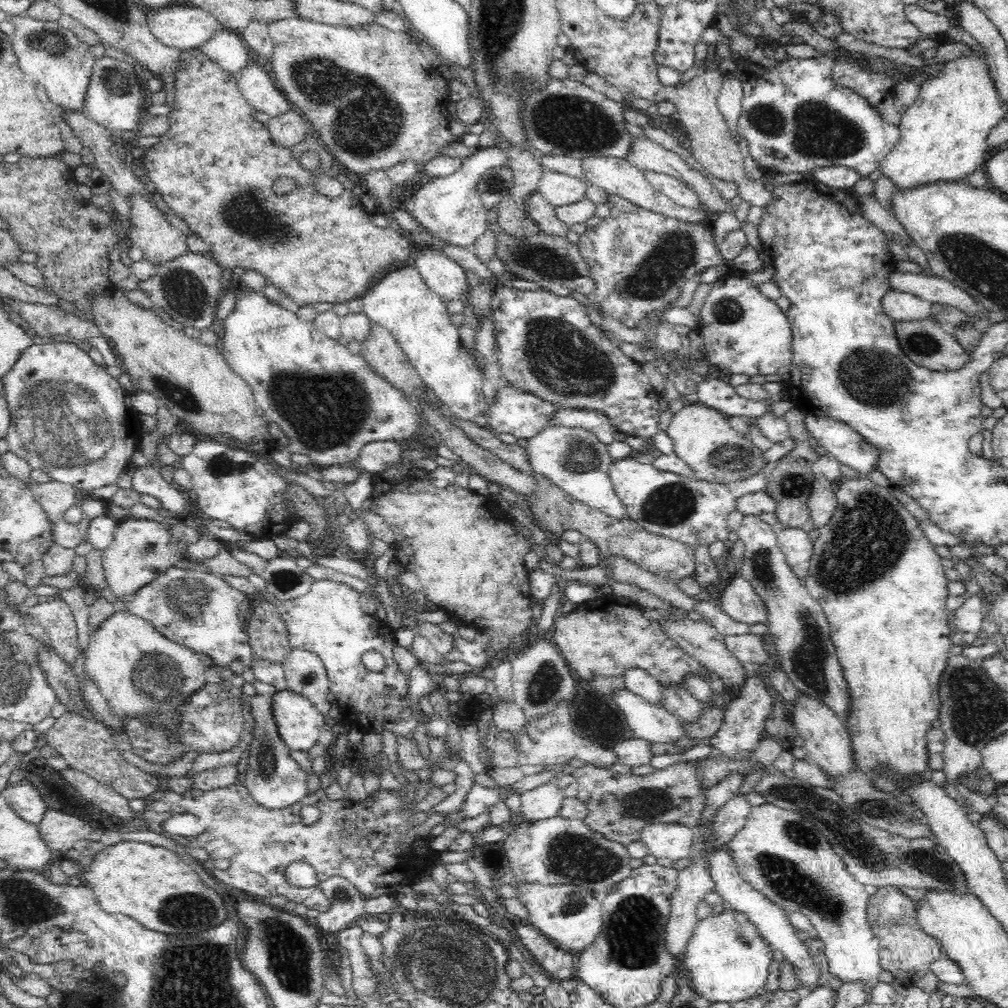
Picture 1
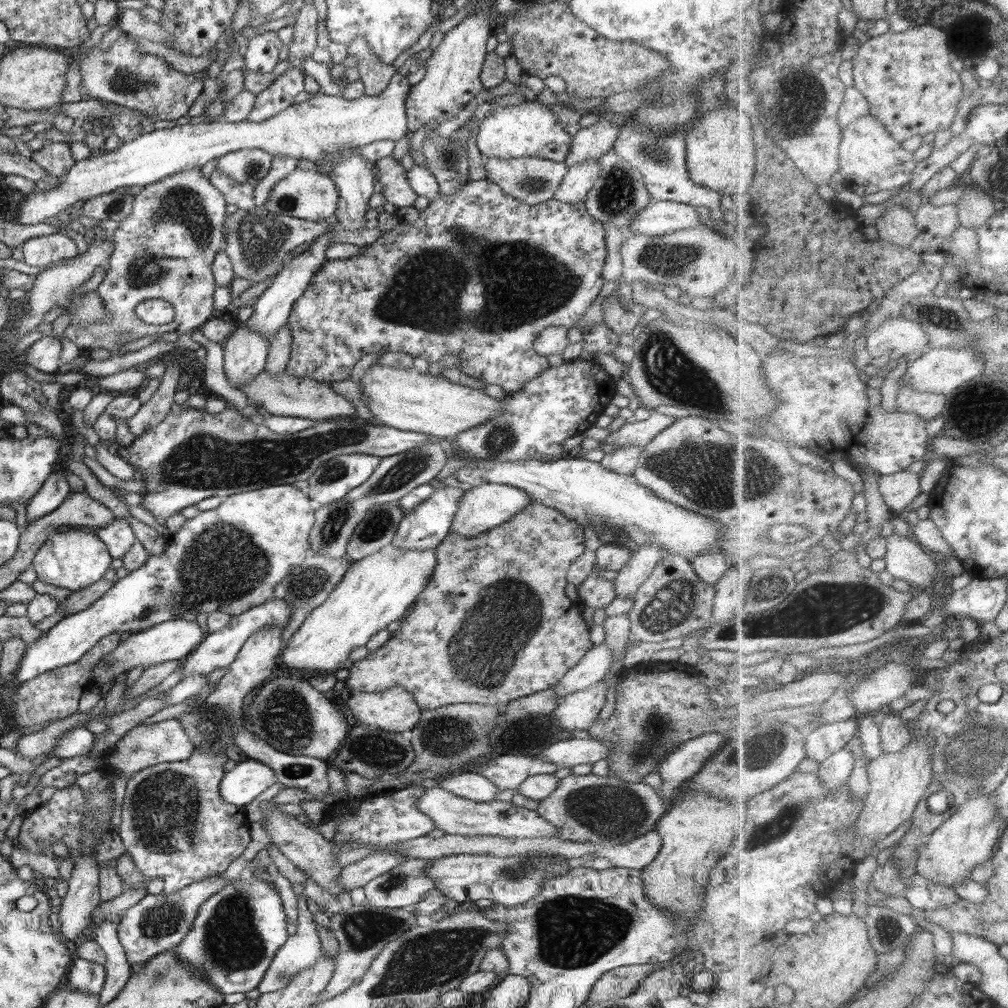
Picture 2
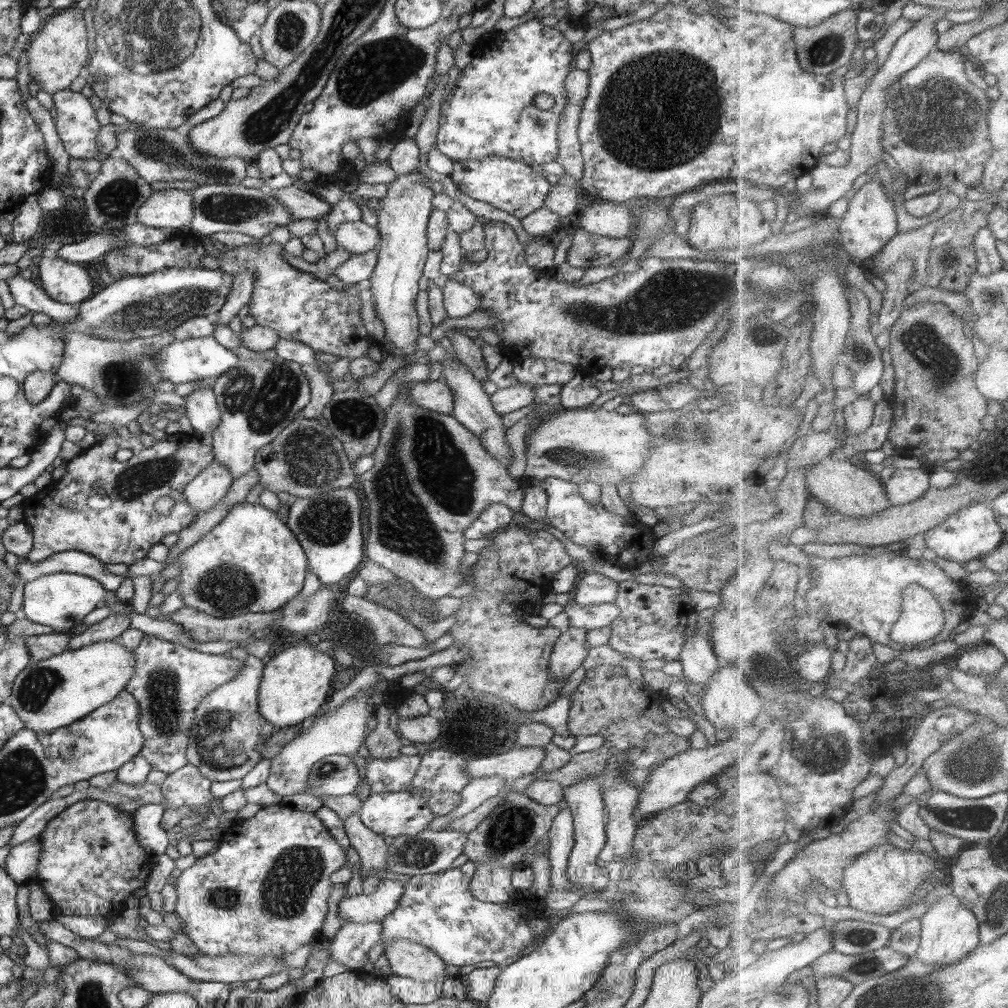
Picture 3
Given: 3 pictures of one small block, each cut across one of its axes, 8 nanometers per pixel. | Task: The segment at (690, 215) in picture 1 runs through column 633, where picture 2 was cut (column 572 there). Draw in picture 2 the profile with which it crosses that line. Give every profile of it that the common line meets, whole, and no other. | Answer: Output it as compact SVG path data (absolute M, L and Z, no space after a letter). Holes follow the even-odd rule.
M599 159L586 160L581 164L570 166L559 188L556 189L554 198L563 203L583 201L602 172L599 163Z

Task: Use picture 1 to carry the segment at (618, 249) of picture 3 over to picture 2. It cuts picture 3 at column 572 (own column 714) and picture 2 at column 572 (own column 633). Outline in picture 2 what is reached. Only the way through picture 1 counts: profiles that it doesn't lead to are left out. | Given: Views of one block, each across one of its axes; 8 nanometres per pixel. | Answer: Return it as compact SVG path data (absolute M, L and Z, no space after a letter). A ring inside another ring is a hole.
M488 180L468 181L462 185L454 195L445 195L438 193L434 199L429 201L428 207L420 211L418 219L412 224L398 223L390 231L381 233L376 242L364 248L358 255L346 260L326 260L318 272L312 276L310 284L306 286L304 295L296 300L290 318L288 327L292 329L292 345L289 361L285 372L292 376L306 377L318 382L331 384L333 381L350 379L352 368L358 362L366 359L370 352L377 352L378 356L386 352L406 352L412 356L421 356L429 364L445 361L455 361L456 365L464 374L479 378L482 382L488 384L498 384L506 393L516 391L526 385L528 379L548 369L550 364L548 358L538 355L534 351L533 342L540 331L548 326L565 326L566 328L579 328L585 341L584 349L594 354L594 362L600 364L606 374L619 380L626 377L625 370L627 364L616 358L613 351L619 344L618 334L610 330L604 322L590 325L590 327L580 327L580 316L592 306L592 303L598 298L598 293L602 290L605 280L602 278L603 266L607 257L606 241L604 236L606 230L604 225L588 214L583 201L577 203L563 203L556 198L552 198L542 204L524 204L521 200L512 198L504 194L504 190L499 184Z

